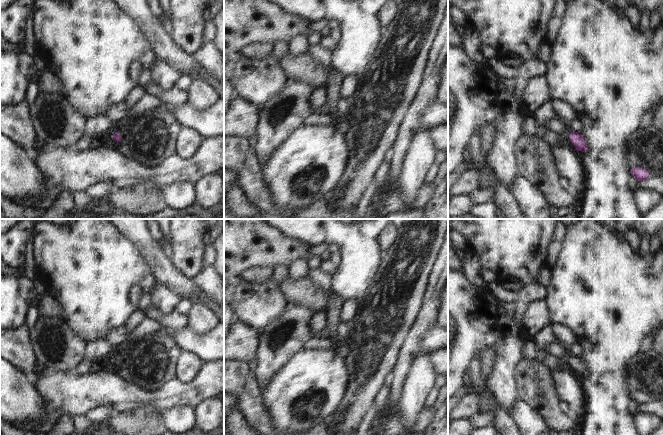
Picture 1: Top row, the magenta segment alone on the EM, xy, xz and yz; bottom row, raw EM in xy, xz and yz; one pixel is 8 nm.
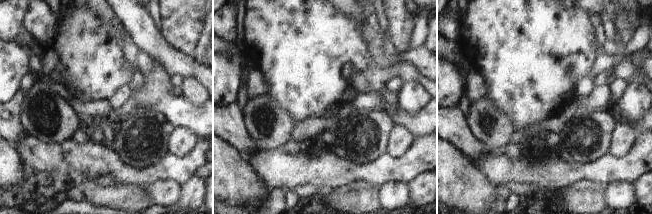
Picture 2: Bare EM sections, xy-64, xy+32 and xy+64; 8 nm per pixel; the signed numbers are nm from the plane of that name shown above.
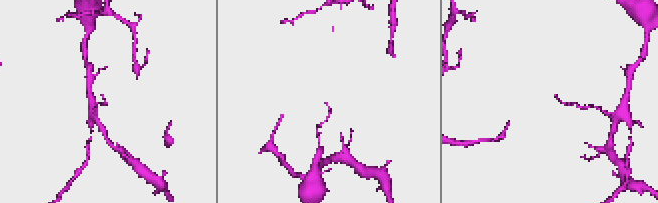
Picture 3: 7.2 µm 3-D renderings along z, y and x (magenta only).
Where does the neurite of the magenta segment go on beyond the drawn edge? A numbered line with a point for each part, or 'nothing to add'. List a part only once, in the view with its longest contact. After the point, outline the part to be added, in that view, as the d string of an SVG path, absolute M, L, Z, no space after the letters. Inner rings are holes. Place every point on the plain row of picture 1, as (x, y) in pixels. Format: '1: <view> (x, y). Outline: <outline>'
1: yz (531, 351). Outline: M525 337L523 350L526 358L542 362L552 372L559 370L562 365L568 364L570 360L569 355L566 355L563 360L560 360L551 354L546 354L540 351L533 339L528 337Z

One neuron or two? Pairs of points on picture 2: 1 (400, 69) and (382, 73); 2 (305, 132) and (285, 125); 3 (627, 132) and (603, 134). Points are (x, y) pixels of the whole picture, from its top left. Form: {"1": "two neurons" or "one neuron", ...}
{"1": "one neuron", "2": "two neurons", "3": "two neurons"}

